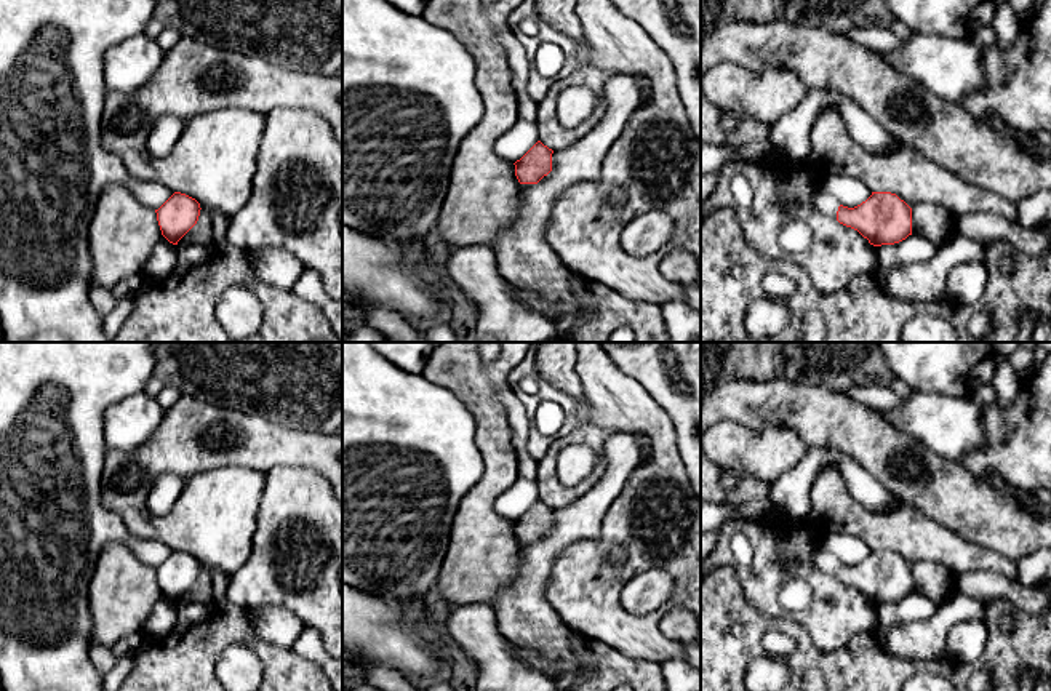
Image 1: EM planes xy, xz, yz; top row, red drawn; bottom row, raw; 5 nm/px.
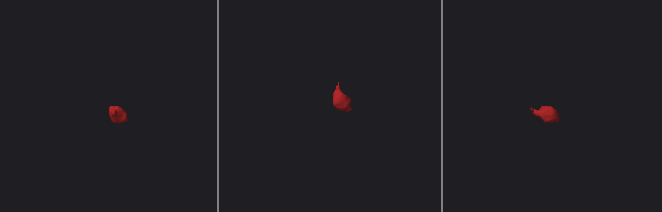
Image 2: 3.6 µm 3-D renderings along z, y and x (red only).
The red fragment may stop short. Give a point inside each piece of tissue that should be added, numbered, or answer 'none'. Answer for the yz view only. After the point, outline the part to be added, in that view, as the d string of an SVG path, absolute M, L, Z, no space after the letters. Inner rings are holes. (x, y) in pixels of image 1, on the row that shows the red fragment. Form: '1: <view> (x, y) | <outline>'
1: yz (823, 202) | M817 189L816 195L811 200L814 213L827 214L837 219L838 206L841 205L835 197Z

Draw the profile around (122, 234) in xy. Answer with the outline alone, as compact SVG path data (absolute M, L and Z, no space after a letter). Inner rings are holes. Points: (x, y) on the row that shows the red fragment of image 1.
M107 186L88 227L93 261L91 286L115 288L139 274L163 235L157 213L122 186Z

